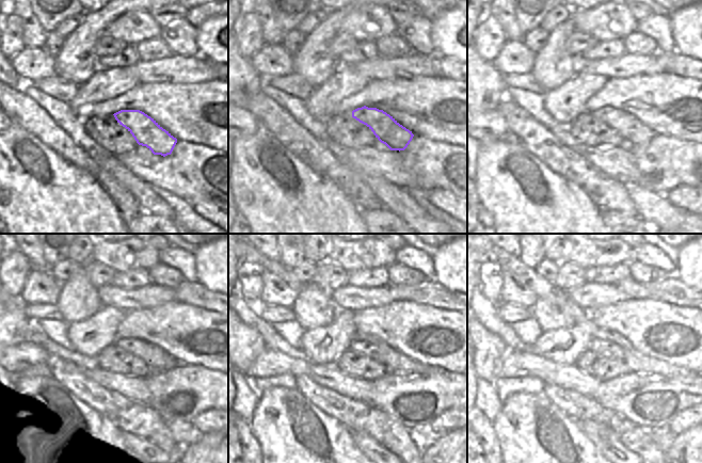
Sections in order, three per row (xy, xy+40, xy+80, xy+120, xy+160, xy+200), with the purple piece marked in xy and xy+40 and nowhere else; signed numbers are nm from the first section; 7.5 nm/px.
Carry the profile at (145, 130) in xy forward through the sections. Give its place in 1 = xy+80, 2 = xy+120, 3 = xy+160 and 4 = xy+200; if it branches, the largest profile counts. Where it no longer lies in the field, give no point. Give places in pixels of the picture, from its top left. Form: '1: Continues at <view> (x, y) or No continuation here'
1: Continues at xy+80 (634, 132)
2: Continues at xy+120 (152, 354)
3: Continues at xy+160 (382, 352)
4: Continues at xy+200 (597, 345)

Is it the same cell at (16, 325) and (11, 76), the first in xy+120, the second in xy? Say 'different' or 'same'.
same

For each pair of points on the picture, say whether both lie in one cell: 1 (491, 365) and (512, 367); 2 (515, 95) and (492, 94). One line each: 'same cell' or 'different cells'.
1: different cells
2: different cells

